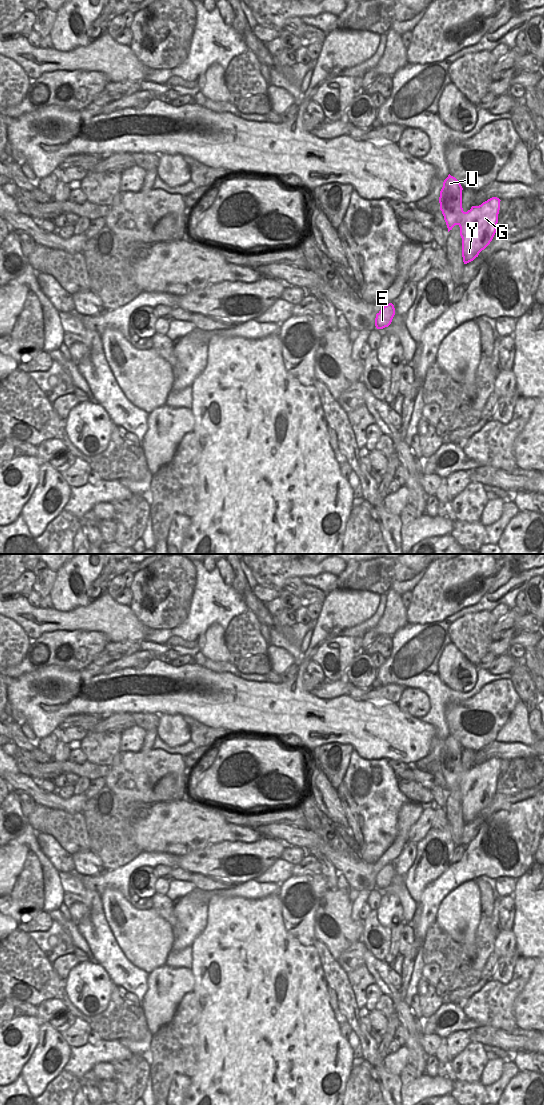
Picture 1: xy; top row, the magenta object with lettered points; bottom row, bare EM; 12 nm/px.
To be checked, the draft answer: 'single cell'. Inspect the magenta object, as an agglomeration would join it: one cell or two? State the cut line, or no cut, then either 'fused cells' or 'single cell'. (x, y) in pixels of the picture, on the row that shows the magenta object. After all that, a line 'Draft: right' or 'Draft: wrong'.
cut none; single cell
Draft: right

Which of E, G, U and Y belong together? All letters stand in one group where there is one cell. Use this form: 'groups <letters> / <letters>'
groups E G U Y

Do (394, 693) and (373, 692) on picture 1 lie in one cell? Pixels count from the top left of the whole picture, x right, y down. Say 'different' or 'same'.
same

